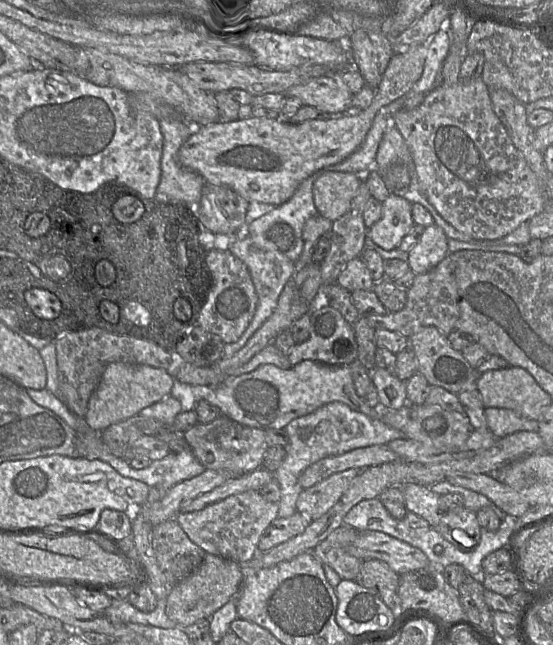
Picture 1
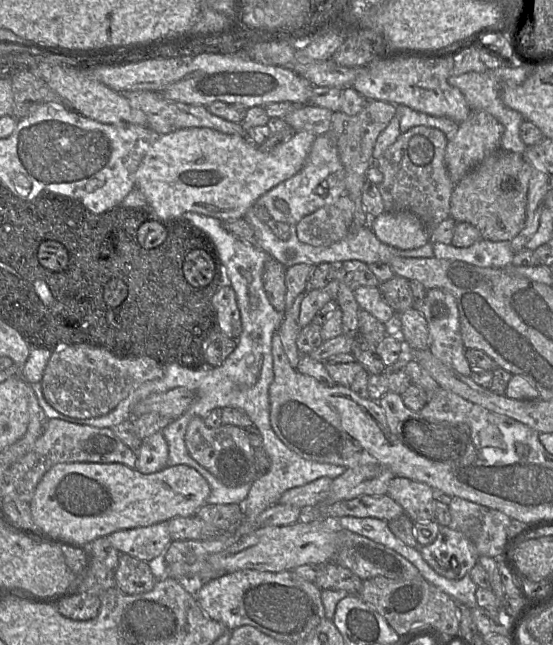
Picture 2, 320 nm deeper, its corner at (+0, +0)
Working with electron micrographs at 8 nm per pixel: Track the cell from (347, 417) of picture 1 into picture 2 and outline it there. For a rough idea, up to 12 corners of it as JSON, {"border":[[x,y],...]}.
{"border":[[257,427],[270,469],[251,483],[242,502],[243,535],[291,488],[347,468],[307,460]]}

